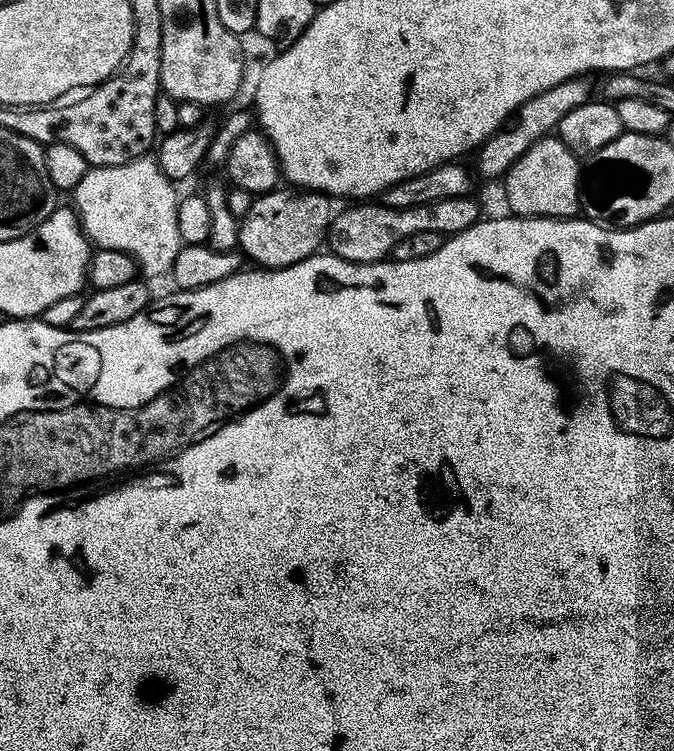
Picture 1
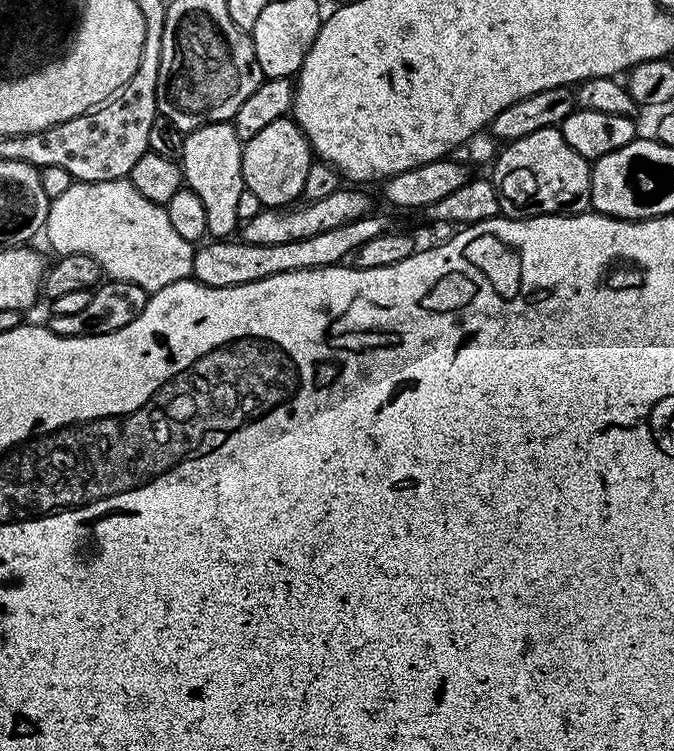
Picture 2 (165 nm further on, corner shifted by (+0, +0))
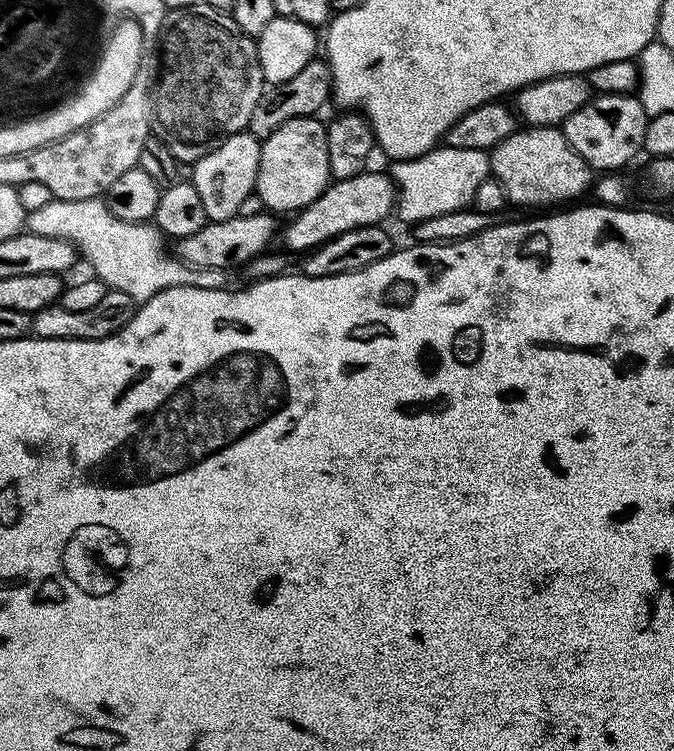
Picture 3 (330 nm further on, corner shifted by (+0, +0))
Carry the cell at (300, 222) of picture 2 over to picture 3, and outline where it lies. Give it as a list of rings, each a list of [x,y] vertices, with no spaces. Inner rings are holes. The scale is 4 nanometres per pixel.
[[[265,210],[258,214],[239,215],[229,220],[214,220],[198,234],[190,234],[186,238],[176,240],[174,246],[175,255],[184,264],[192,268],[209,268],[210,270],[233,270],[243,269],[255,256],[263,256],[269,251],[272,239],[277,239],[277,217]]]

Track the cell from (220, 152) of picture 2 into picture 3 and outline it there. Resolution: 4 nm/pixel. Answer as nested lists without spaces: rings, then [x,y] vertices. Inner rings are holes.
[[[245,130],[226,138],[226,142],[191,165],[190,183],[202,197],[202,207],[205,208],[209,221],[229,220],[240,215],[243,200],[256,190],[260,145],[261,141]]]

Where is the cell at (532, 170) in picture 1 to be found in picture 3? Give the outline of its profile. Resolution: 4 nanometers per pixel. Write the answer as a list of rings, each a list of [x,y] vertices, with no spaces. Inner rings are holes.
[[[521,127],[510,134],[506,142],[491,149],[490,159],[491,179],[499,182],[502,190],[506,190],[509,205],[517,204],[520,208],[548,210],[551,204],[564,206],[579,201],[576,199],[594,184],[594,169],[576,153],[570,142],[566,142],[560,128]]]

